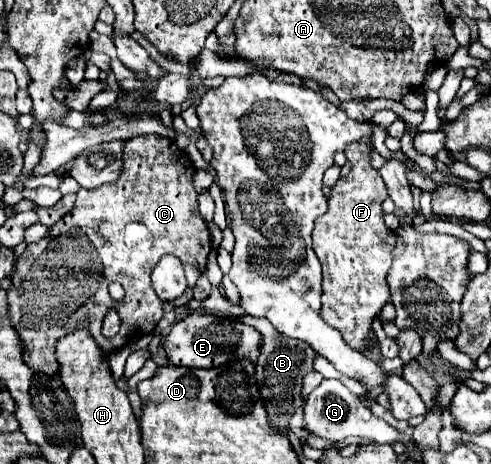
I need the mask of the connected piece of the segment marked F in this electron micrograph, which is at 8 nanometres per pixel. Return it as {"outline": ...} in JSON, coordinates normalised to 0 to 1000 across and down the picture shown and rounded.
{"outline":[[[745,304],[717,308],[703,321],[717,364],[676,405],[668,457],[644,474],[635,500],[635,534],[660,586],[656,685],[668,698],[684,698],[705,741],[737,759],[770,741],[758,720],[758,694],[782,655],[794,651],[786,586],[798,569],[798,539],[807,526],[802,500],[782,483],[778,435],[790,425],[788,405],[774,371],[754,358],[754,315]]]}

